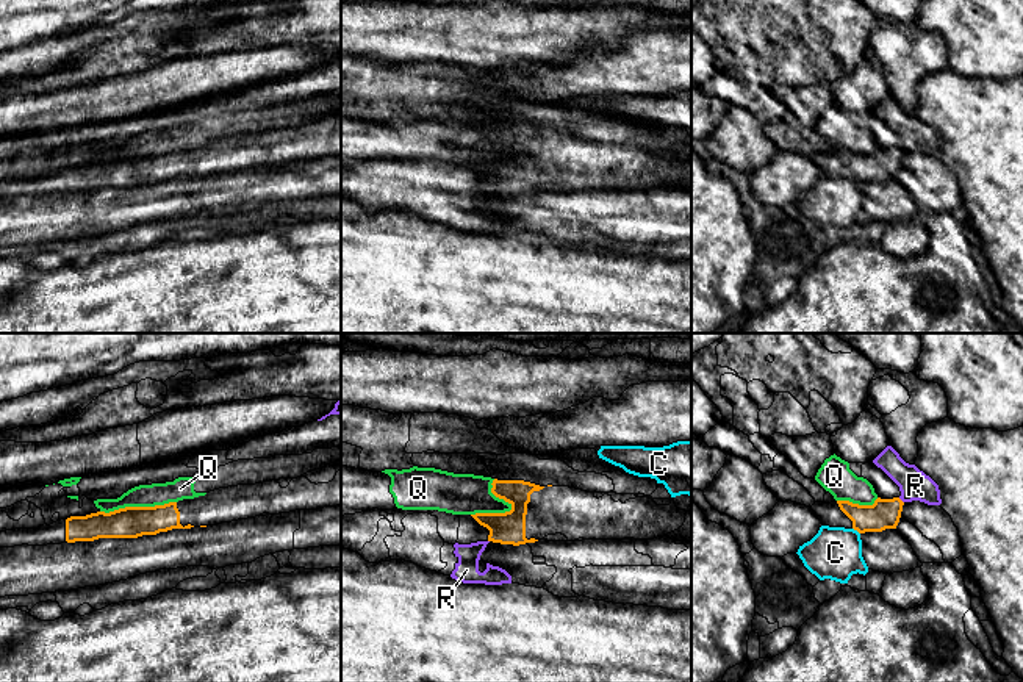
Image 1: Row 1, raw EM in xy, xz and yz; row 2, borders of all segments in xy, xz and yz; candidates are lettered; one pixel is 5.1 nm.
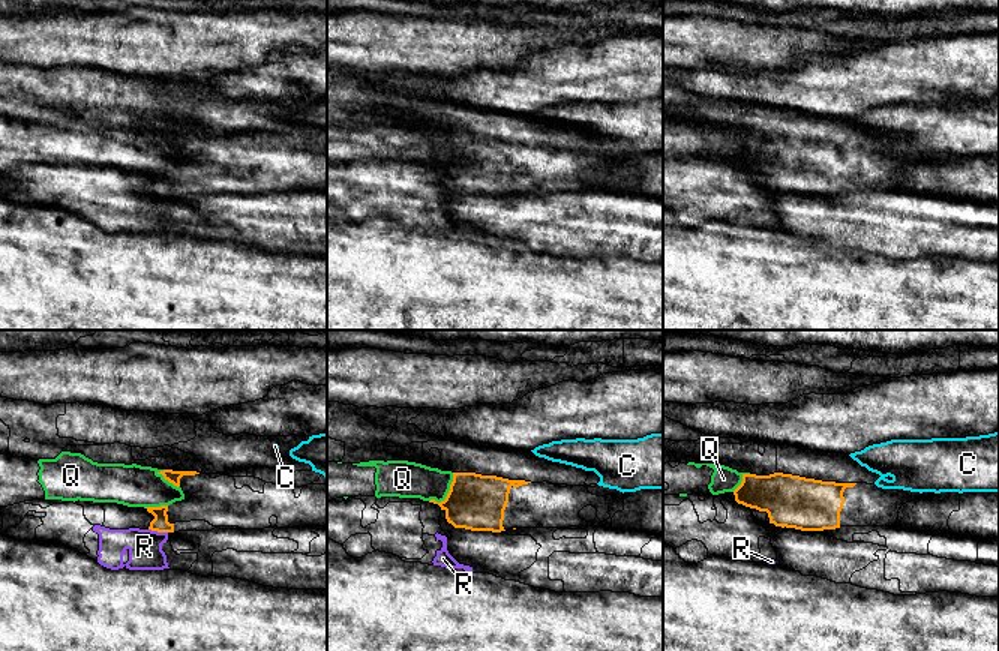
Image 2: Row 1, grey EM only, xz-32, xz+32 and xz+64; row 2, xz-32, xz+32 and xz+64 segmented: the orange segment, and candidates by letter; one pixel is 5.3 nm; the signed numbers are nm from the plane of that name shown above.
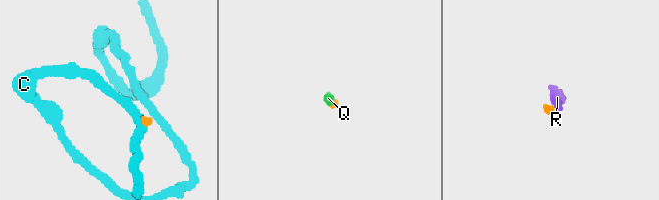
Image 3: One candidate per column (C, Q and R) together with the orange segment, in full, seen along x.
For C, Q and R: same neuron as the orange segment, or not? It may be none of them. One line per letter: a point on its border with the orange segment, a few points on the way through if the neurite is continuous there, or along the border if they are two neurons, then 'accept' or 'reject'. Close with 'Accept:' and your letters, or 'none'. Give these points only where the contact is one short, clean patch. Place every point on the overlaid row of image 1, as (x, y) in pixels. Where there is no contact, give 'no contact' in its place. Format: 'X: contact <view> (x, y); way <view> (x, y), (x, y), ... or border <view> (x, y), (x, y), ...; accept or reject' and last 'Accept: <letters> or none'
C: contact yz (856, 529); reject
Q: contact xz (507, 512); reject
R: contact yz (901, 501); border yz (898, 498), (903, 502); reject
Accept: none

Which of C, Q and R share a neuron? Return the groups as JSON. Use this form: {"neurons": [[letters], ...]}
{"neurons": [["C"], ["Q"], ["R"]]}

